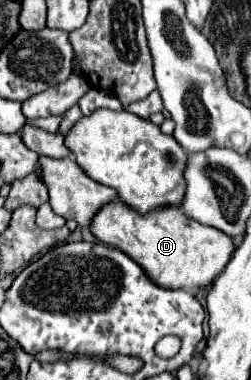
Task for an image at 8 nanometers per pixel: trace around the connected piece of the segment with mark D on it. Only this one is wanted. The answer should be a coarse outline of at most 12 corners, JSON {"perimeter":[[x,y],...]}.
{"perimeter":[[108,203],[90,231],[164,289],[210,287],[232,239],[180,207]]}

